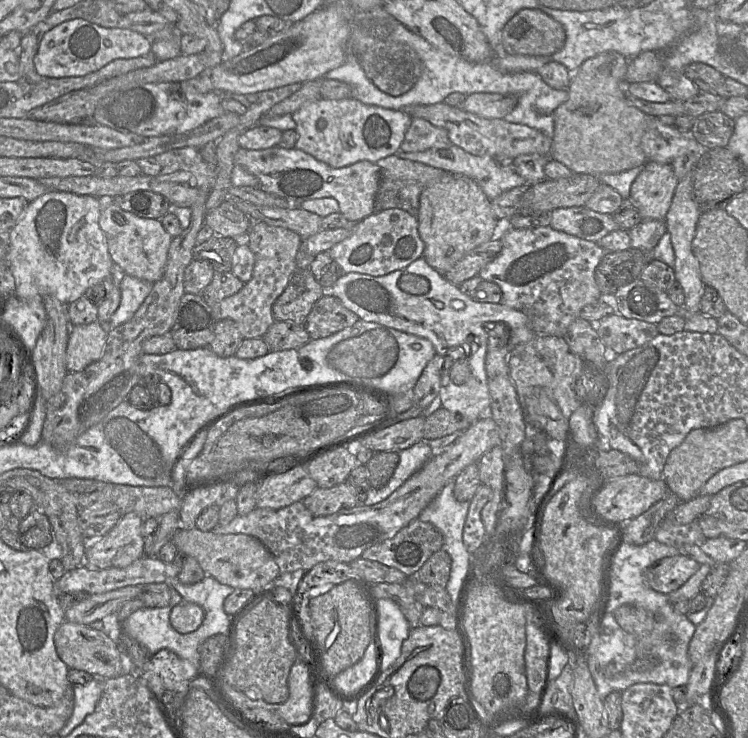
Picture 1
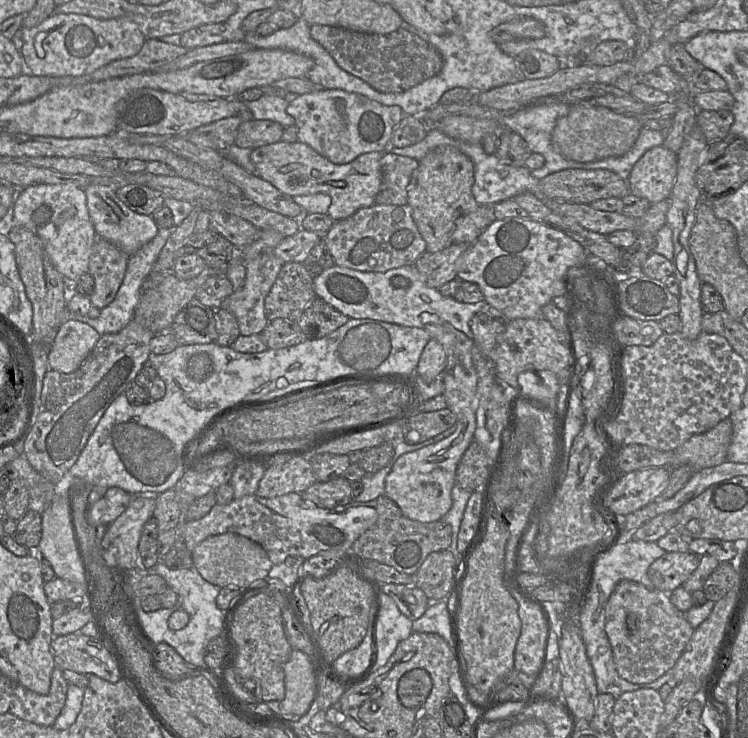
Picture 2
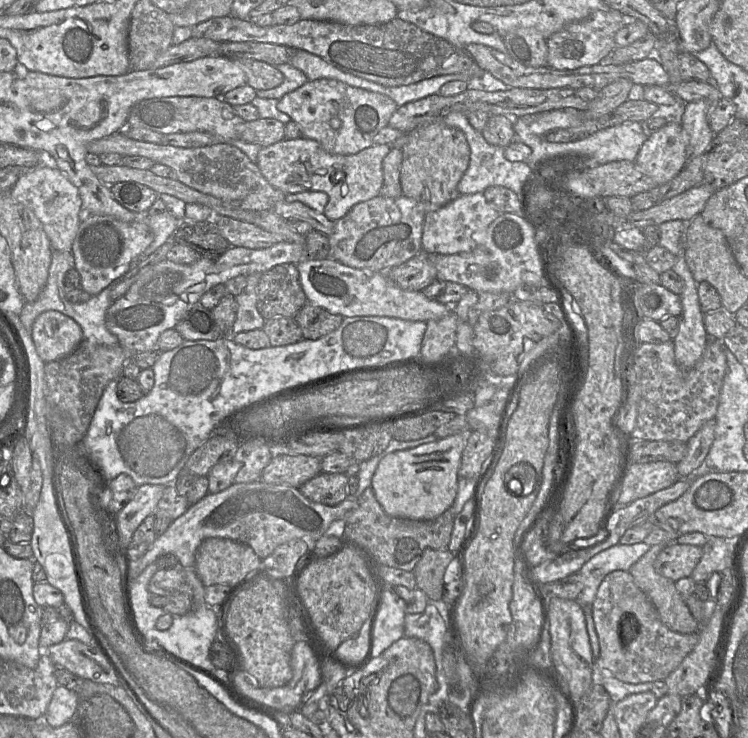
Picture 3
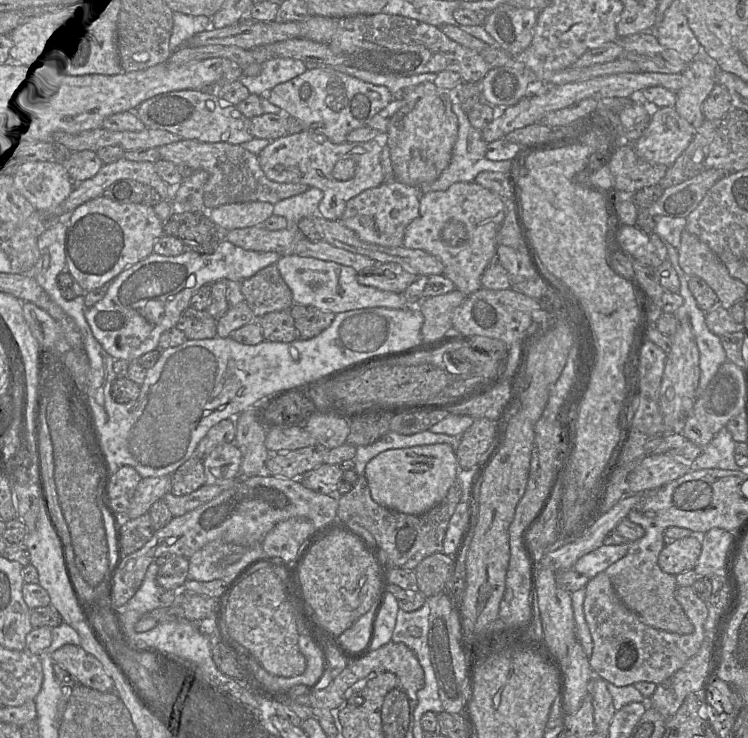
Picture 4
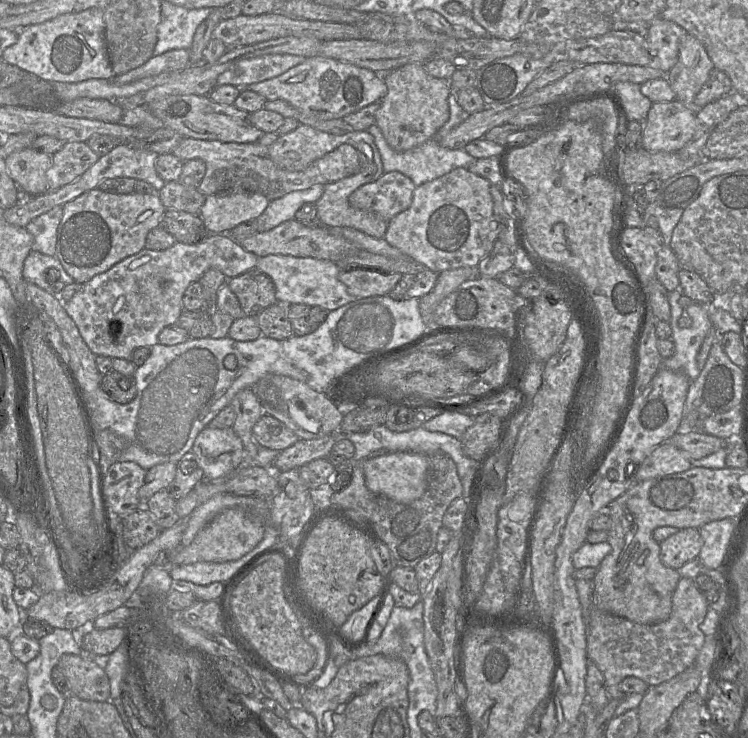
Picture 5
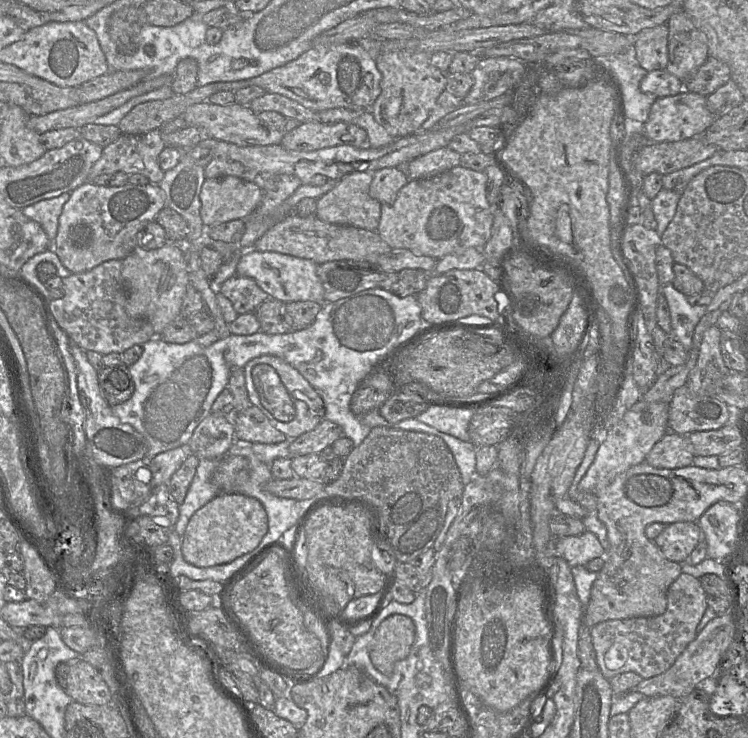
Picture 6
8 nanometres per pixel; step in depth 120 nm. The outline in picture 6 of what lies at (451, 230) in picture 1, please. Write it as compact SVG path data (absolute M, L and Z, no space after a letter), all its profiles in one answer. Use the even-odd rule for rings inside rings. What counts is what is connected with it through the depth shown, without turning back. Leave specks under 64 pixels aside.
M394 51L375 58L381 73L381 93L371 107L374 119L393 138L402 138L421 132L423 123L429 118L440 94L446 89L446 73L430 62L426 53Z

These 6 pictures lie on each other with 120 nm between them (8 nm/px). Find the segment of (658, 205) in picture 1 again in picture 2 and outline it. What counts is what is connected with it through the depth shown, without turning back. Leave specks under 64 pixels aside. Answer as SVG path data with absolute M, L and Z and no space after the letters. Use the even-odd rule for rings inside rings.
M665 145L656 146L648 151L633 166L628 178L630 193L645 198L650 204L670 197L678 170L678 156Z

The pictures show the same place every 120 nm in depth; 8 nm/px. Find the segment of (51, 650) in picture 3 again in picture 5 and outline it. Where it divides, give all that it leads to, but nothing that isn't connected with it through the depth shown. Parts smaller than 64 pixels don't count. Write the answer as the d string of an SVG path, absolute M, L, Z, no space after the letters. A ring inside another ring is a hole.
M64 654L57 666L60 666L72 695L86 701L109 700L109 679L96 663L83 659L80 655Z

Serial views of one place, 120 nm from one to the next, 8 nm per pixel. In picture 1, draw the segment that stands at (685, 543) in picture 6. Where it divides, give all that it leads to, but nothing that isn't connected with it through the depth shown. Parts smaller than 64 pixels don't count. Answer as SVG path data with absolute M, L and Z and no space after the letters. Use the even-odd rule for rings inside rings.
M683 555L665 557L645 570L645 579L652 589L669 594L685 584L698 571L700 565Z

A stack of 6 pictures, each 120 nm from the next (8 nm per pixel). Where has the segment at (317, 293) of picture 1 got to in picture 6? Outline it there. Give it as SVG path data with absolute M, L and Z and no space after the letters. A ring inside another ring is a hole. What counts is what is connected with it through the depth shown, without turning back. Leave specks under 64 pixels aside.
M237 274L225 280L218 292L231 301L238 314L255 313L257 307L270 297L255 280Z

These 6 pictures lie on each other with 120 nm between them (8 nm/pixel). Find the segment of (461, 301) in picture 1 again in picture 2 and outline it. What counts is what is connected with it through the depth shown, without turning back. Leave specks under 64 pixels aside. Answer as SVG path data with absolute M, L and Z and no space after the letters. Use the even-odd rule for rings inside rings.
M414 264L388 270L386 272L361 272L358 270L334 265L326 269L313 279L316 298L320 298L336 310L352 319L373 319L407 327L424 329L431 338L443 346L446 353L446 367L441 375L444 383L443 396L447 408L456 416L456 431L449 437L422 449L401 455L394 463L385 479L384 494L391 499L401 510L403 515L419 522L435 522L441 520L452 507L451 491L456 484L456 470L465 451L472 443L476 429L477 373L472 360L474 345L473 332L470 322L474 315L484 312L488 316L500 316L502 313L491 307L486 301L475 304L466 304L445 297L438 289L431 288L423 281L423 277Z

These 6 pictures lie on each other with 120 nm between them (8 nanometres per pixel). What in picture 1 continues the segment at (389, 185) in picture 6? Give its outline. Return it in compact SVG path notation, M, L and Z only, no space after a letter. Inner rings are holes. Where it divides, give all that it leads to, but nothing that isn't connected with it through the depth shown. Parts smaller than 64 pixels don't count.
M391 208L373 212L363 220L353 223L351 234L327 252L344 274L355 272L384 276L423 257L424 246L418 231L417 217L405 210Z

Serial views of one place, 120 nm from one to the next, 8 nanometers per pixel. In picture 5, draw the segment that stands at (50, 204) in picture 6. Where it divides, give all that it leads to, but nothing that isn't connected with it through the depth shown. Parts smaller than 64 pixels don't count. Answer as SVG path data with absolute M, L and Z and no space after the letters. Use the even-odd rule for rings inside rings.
M57 206L41 214L26 225L33 236L33 250L55 256L58 226L63 216L63 207Z

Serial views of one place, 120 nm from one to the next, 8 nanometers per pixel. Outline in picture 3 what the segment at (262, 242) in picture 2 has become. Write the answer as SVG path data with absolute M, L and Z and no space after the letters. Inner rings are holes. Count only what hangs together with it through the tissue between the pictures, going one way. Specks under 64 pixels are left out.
M261 274L247 276L244 290L235 297L237 314L232 329L232 335L255 329L263 329L265 319L257 309L256 288Z

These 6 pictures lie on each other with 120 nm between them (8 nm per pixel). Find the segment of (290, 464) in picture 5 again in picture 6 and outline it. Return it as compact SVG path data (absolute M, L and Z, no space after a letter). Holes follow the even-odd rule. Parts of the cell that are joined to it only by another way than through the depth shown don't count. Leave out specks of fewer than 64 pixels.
M323 419L314 429L292 440L289 446L290 458L311 453L320 453L324 448L343 436L342 428Z

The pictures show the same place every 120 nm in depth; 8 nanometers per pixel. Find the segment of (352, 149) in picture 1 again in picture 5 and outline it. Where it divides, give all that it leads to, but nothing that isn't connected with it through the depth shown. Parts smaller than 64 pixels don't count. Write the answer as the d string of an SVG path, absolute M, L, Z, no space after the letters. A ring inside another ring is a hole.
M320 55L305 58L302 63L290 68L277 77L237 88L240 92L244 90L254 91L266 100L286 101L308 115L321 120L342 119L344 116L358 112L370 104L379 103L387 93L385 82L375 72Z

